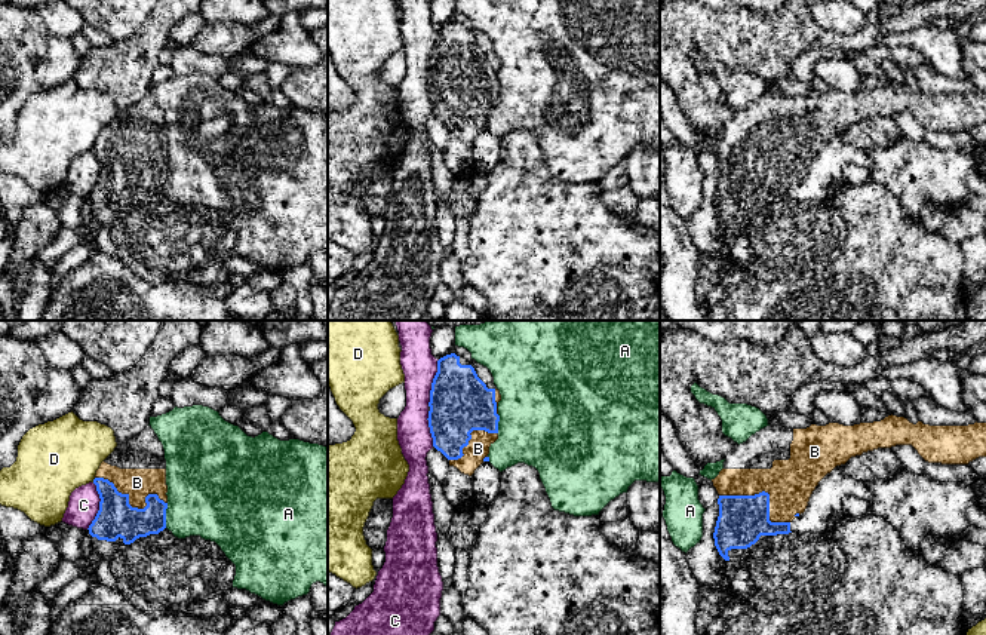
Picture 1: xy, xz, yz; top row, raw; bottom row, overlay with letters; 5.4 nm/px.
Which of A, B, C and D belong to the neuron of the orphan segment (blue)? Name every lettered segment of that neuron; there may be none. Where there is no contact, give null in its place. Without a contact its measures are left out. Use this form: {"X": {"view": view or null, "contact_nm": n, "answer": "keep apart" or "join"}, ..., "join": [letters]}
{"A": {"view": "xy", "contact_nm": 140, "answer": "keep apart"}, "B": {"view": "yz", "contact_nm": 420, "answer": "join"}, "C": {"view": "xy", "contact_nm": 260, "answer": "keep apart"}, "D": {"view": "xy", "contact_nm": 30, "answer": "keep apart"}, "join": ["B"]}

